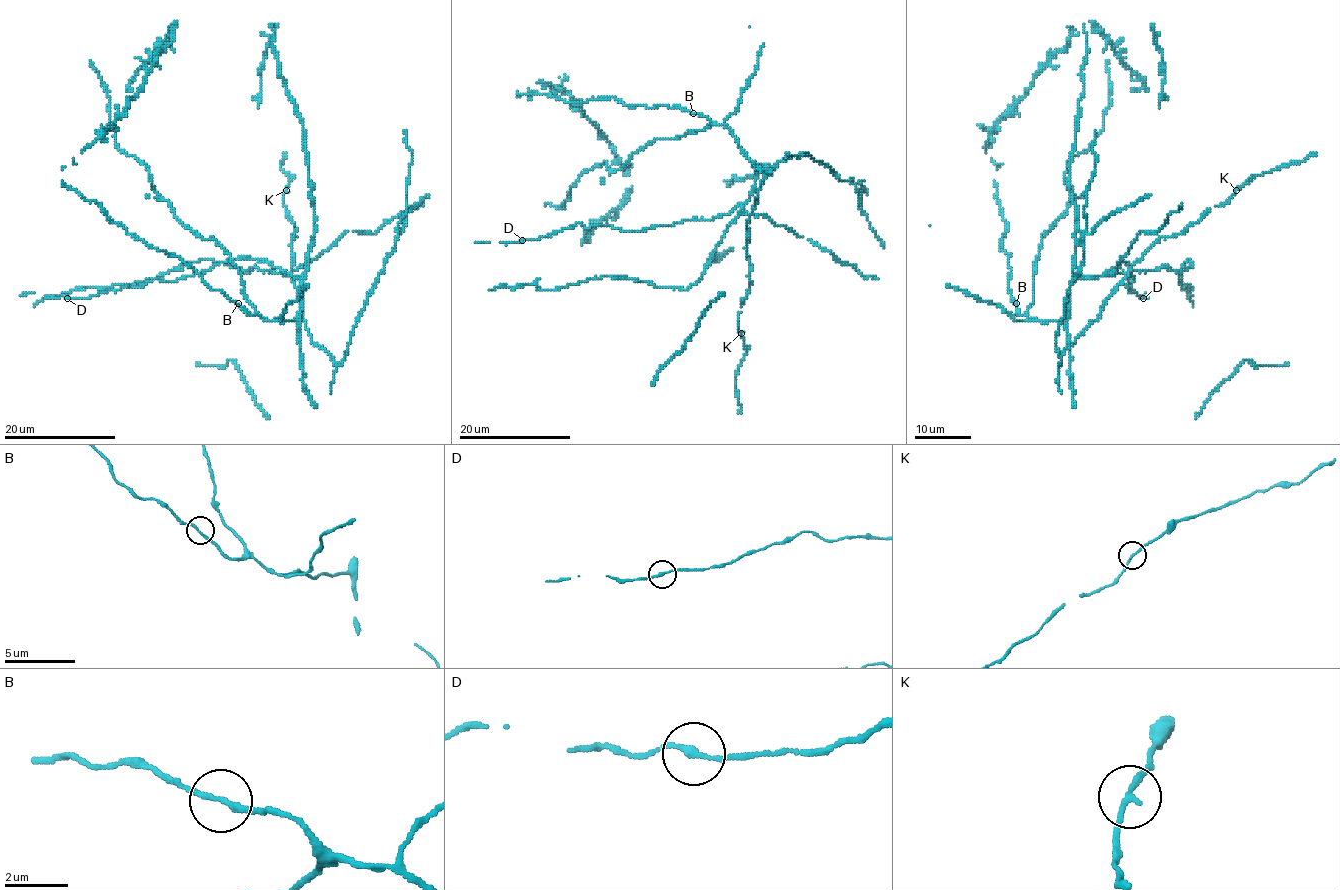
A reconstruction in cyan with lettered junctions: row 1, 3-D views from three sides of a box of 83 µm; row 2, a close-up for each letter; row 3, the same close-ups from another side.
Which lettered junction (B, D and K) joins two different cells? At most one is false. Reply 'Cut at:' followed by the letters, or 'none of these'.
Cut at: none of these

